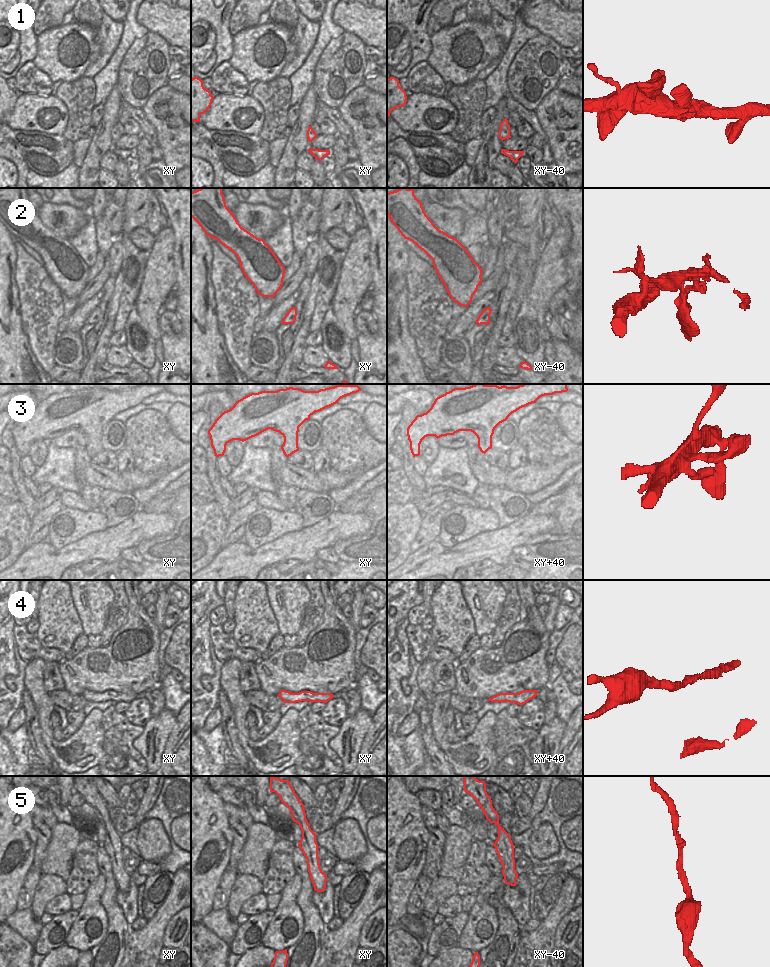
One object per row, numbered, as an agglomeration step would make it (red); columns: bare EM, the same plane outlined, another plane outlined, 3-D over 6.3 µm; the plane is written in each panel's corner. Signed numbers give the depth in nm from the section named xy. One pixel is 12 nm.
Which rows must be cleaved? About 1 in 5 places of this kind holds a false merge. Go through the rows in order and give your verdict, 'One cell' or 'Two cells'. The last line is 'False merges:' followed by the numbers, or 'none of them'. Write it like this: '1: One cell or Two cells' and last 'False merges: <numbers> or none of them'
1: One cell
2: One cell
3: One cell
4: One cell
5: One cell
False merges: none of them

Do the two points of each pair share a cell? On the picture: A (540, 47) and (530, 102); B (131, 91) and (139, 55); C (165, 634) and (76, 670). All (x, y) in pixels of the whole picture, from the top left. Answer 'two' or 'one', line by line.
A: one
B: one
C: two

